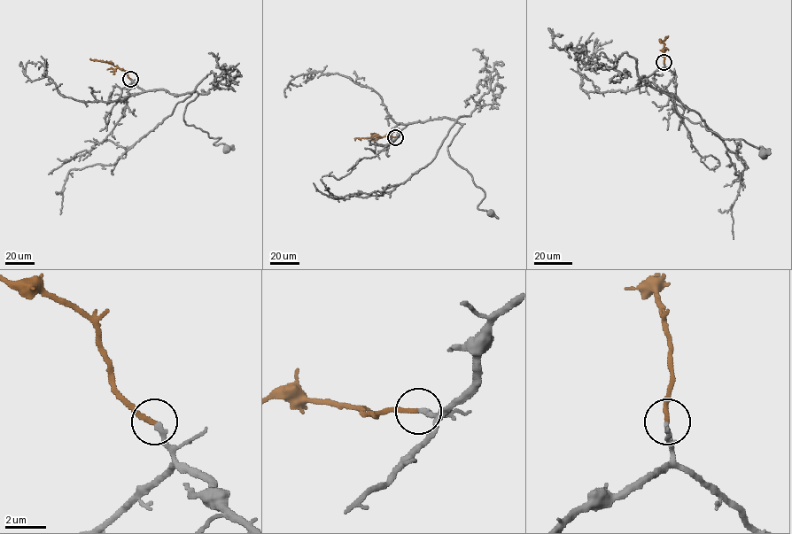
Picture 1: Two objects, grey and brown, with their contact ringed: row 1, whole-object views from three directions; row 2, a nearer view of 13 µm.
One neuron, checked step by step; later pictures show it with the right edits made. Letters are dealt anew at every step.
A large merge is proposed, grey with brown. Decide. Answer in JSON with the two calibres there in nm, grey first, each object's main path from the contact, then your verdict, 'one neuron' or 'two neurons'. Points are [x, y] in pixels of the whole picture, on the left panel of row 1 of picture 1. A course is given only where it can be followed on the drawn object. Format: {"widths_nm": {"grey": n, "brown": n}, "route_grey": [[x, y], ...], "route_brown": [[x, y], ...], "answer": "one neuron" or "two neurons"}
{"widths_nm": {"grey": 240, "brown": 240}, "route_grey": [[131, 79], [144, 91], [196, 91], [185, 123], [221, 137], [213, 143], [226, 150]], "route_brown": [[131, 79], [125, 71], [111, 64], [90, 58]], "answer": "one neuron"}

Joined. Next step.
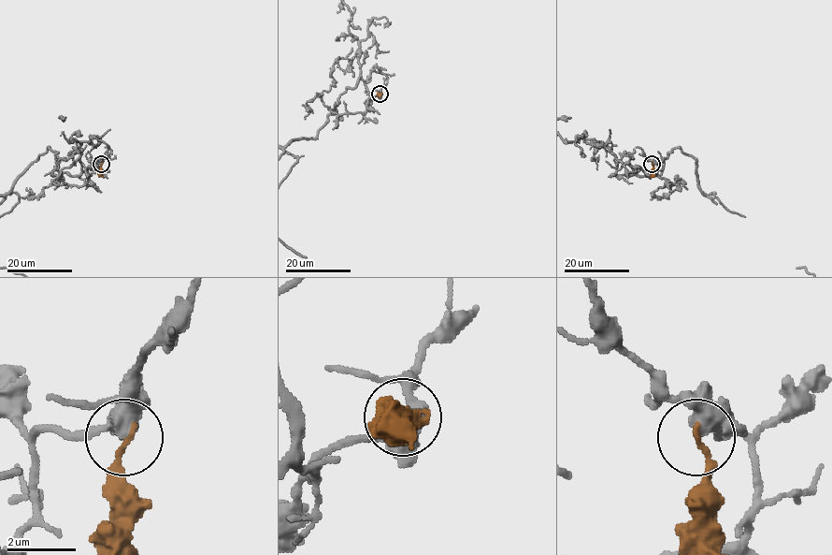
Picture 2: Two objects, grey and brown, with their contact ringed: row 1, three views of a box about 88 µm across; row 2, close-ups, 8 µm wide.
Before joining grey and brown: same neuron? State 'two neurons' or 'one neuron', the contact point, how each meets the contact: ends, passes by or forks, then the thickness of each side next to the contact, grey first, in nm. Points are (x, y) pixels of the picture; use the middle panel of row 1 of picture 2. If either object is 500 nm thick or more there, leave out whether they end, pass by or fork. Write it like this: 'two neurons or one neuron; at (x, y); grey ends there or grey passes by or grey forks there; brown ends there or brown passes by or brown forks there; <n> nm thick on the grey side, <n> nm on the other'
two neurons; at (380, 94); grey forks there; brown ends there; 320 nm thick on the grey side, 180 nm on the other

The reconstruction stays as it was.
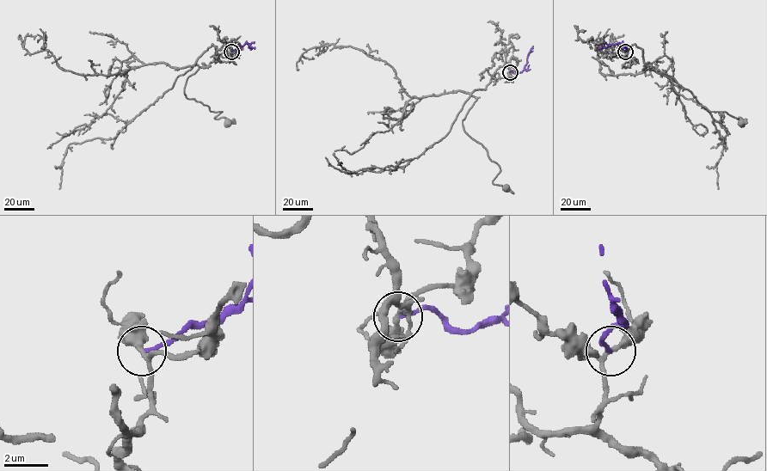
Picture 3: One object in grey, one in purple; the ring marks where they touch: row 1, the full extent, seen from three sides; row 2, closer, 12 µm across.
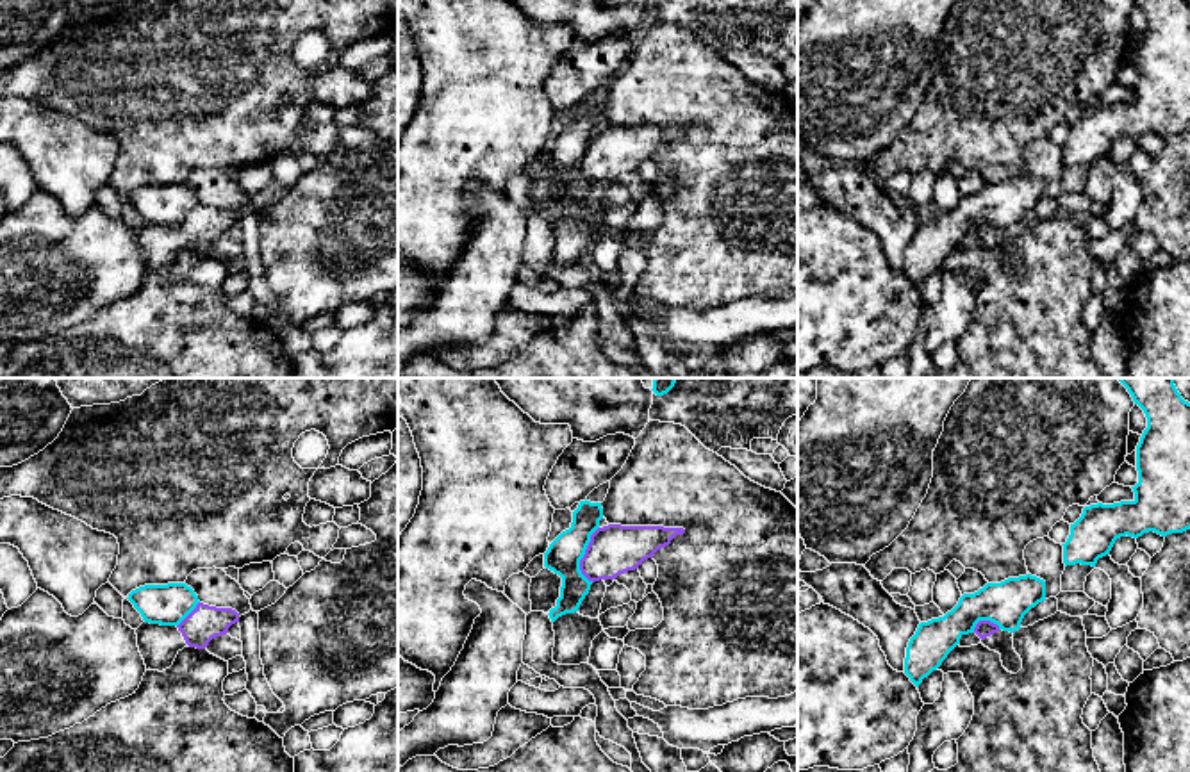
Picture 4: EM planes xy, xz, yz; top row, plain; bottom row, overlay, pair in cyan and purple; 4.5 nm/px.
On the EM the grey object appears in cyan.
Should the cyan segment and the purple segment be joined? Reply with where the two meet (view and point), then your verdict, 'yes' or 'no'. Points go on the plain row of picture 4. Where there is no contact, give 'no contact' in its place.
xz (584, 154) | no

